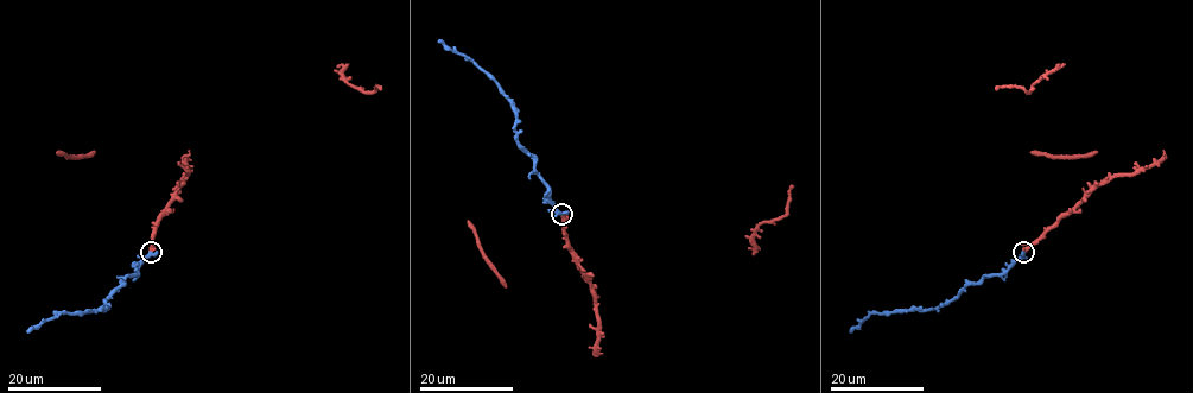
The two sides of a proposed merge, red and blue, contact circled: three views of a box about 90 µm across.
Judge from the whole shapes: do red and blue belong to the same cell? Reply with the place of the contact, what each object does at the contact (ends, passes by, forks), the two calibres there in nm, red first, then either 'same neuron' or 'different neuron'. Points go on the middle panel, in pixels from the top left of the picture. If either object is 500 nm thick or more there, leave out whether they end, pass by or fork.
at (562, 214); 500 nm thick on the red side, 360 nm on the other; same neuron

